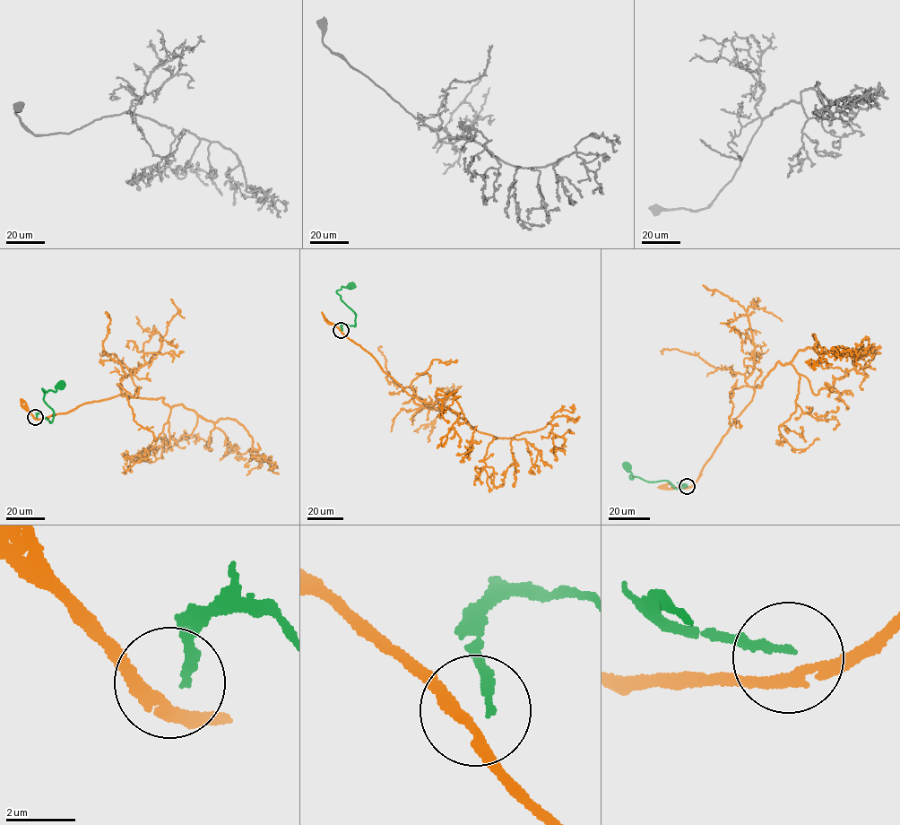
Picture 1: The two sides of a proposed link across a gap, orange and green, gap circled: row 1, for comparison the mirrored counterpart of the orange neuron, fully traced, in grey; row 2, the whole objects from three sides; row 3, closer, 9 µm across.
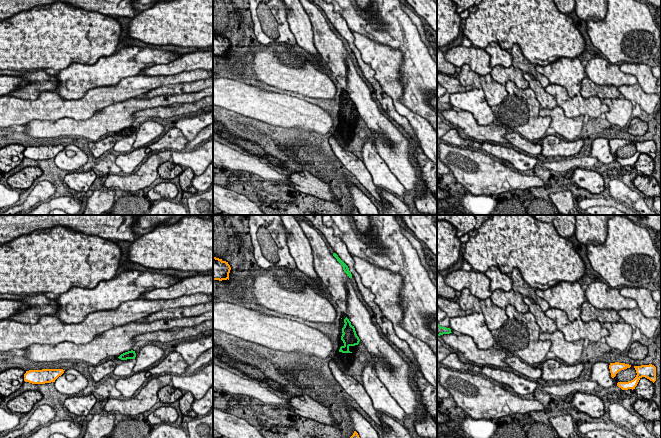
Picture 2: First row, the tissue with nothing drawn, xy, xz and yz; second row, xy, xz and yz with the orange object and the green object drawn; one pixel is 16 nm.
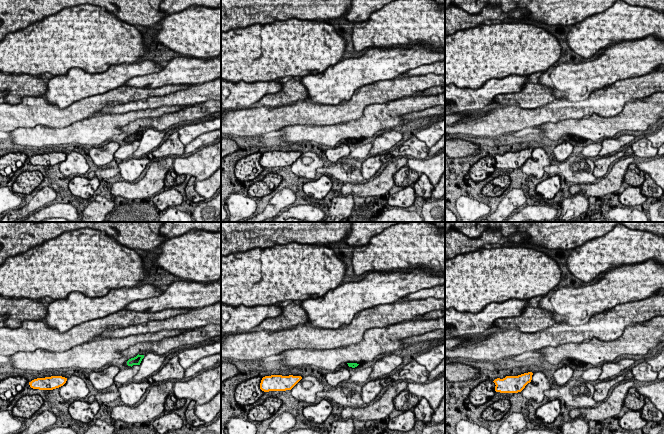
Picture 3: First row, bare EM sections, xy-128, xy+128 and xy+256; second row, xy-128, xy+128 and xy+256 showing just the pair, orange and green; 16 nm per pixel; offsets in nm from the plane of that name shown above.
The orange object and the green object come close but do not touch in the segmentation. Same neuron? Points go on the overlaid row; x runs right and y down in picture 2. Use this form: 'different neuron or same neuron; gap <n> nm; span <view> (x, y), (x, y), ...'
different neuron; gap 900 nm; span xy (64, 370), (118, 357)

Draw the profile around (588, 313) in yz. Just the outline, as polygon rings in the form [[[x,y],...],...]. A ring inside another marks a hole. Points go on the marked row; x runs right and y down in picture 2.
[[[587,300],[581,306],[579,317],[584,322],[597,320],[601,325],[605,322],[616,322],[620,320],[620,316],[615,310],[597,309]]]

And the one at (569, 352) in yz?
[[[556,330],[554,333],[541,332],[539,339],[542,341],[550,340],[550,351],[568,365],[579,360],[582,355],[584,339],[575,342],[568,342],[565,340],[563,333],[559,330]]]

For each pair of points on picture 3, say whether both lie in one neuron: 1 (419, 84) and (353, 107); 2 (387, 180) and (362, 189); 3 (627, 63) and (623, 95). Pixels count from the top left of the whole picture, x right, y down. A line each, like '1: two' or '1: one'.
1: one
2: one
3: two

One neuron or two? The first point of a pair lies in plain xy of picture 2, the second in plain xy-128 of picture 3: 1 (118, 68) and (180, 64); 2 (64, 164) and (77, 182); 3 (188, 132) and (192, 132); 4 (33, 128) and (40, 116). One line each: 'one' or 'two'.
1: two
2: two
3: one
4: two

